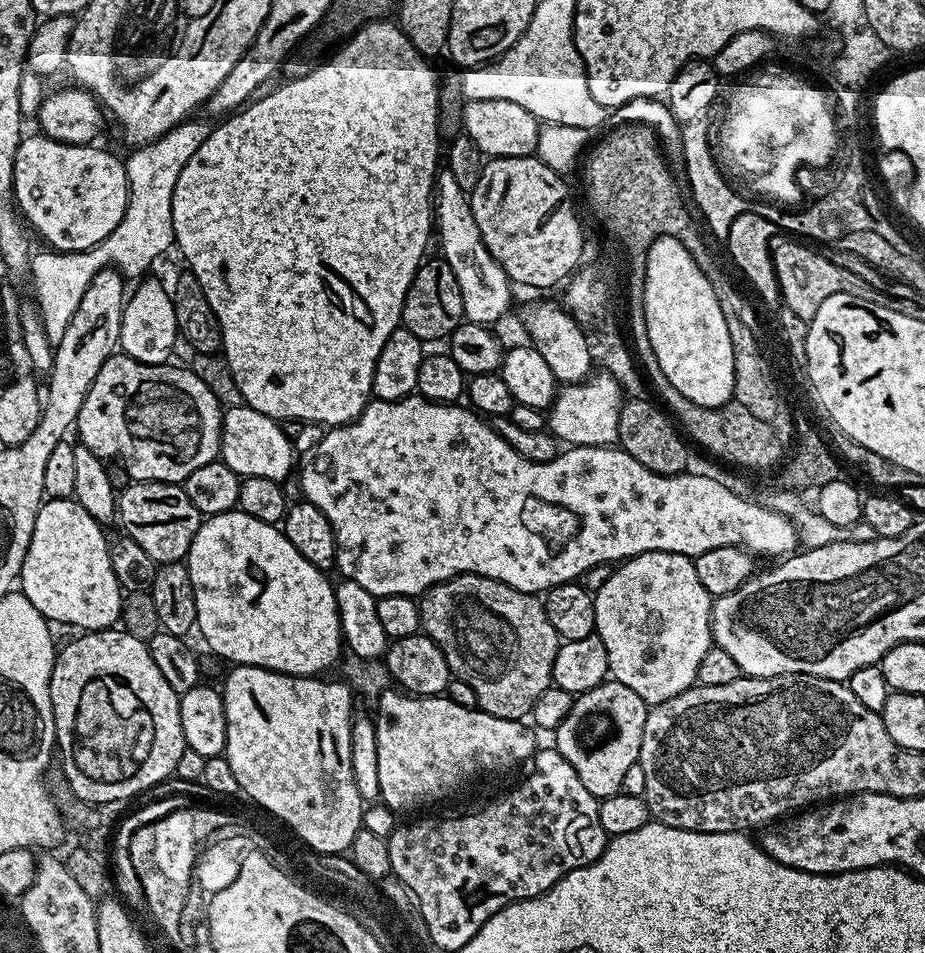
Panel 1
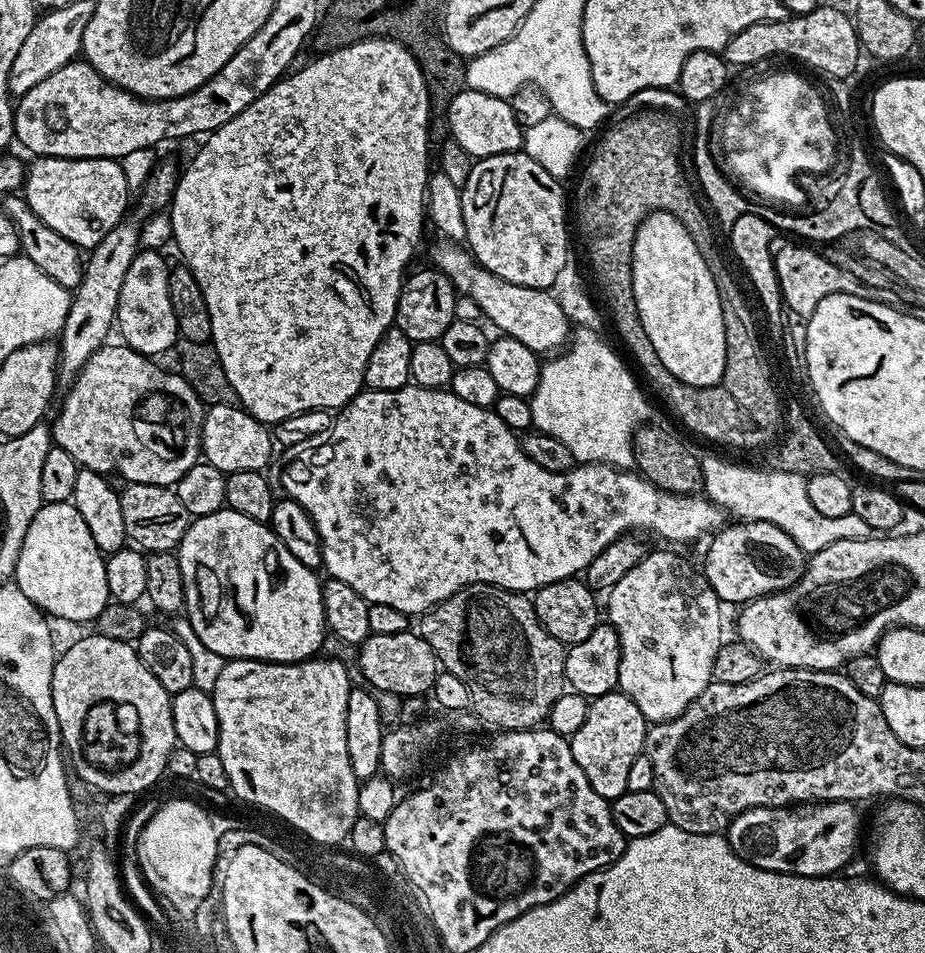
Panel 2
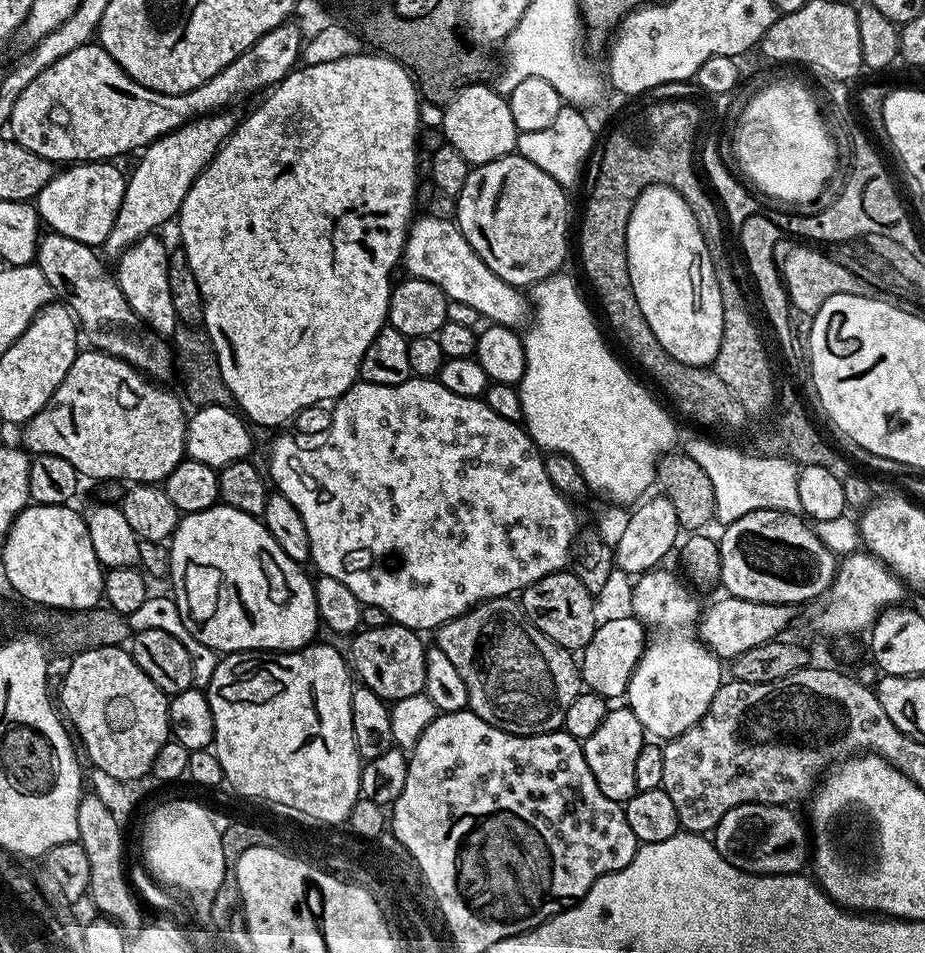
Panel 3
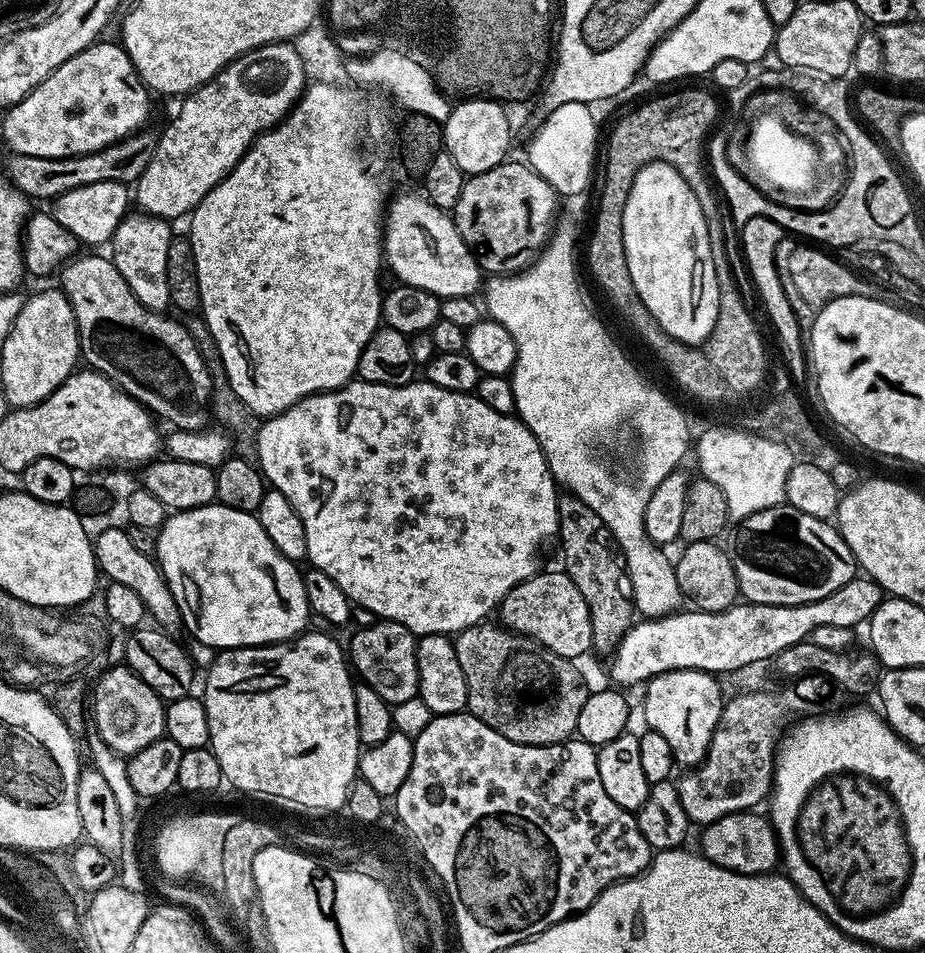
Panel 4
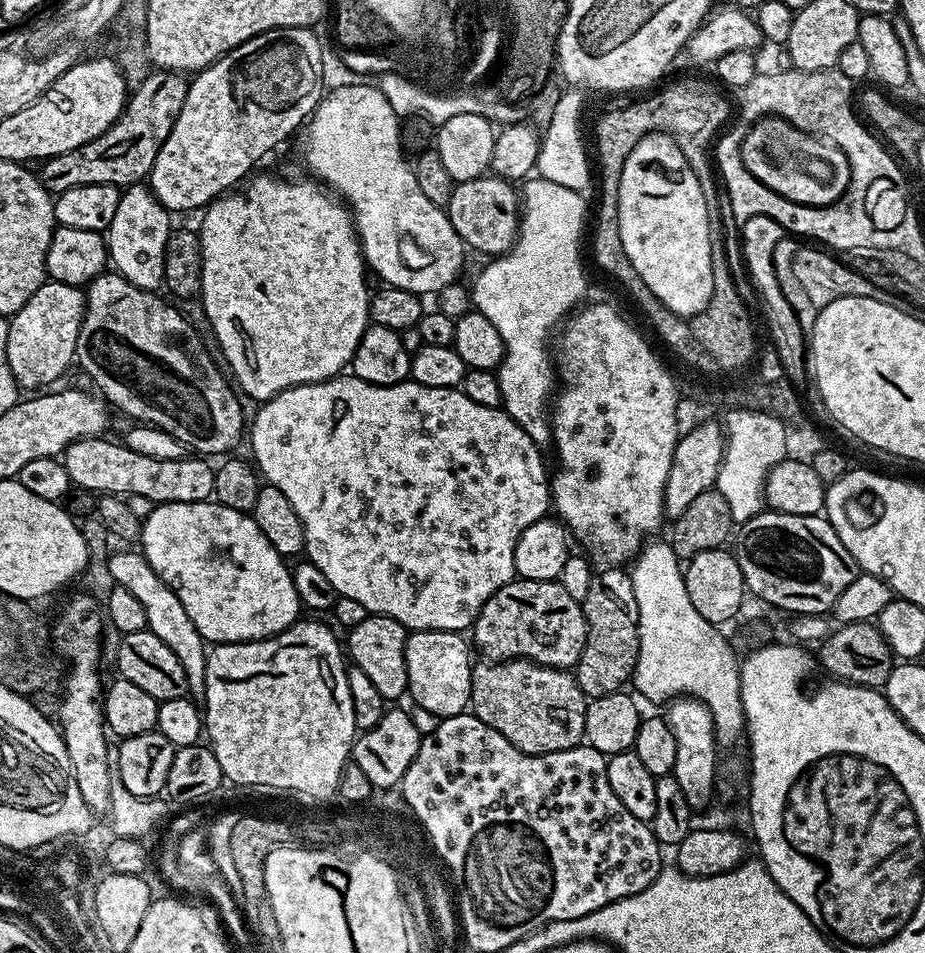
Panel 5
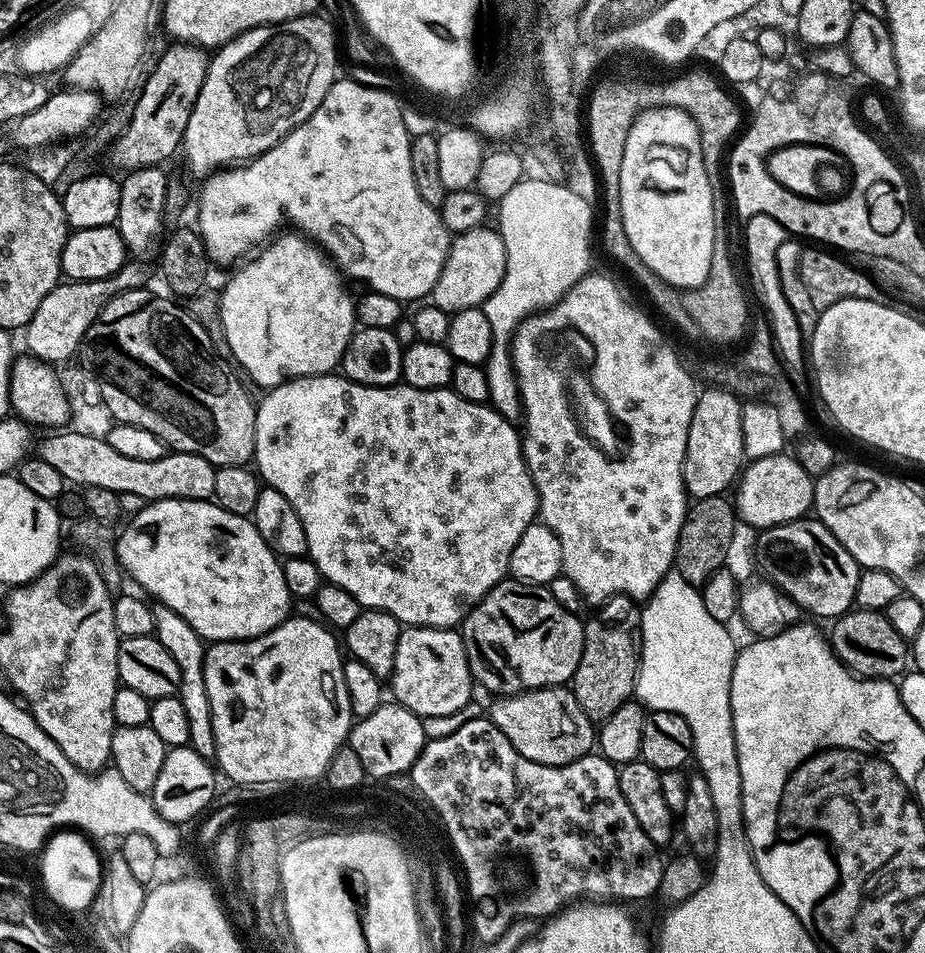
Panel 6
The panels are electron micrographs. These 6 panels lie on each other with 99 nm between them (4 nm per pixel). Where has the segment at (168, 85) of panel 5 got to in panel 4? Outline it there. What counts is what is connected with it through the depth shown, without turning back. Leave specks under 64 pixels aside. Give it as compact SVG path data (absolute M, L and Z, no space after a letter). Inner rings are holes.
M148 130L133 132L132 135L112 144L109 148L87 152L81 156L66 158L34 158L30 154L12 154L7 158L3 175L22 194L36 200L55 201L56 197L66 194L66 190L78 190L78 186L90 186L94 182L118 182L128 186L140 179L142 170L152 160L152 149L156 147L157 137ZM36 199L36 200L35 200Z

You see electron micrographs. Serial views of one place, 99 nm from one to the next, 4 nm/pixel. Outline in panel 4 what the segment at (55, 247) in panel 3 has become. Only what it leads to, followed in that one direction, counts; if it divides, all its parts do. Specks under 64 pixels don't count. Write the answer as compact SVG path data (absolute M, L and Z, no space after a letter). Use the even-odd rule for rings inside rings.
M77 255L63 265L59 276L59 287L74 310L83 363L110 378L173 429L199 432L205 427L210 420L213 377L183 323L142 306L107 255Z

